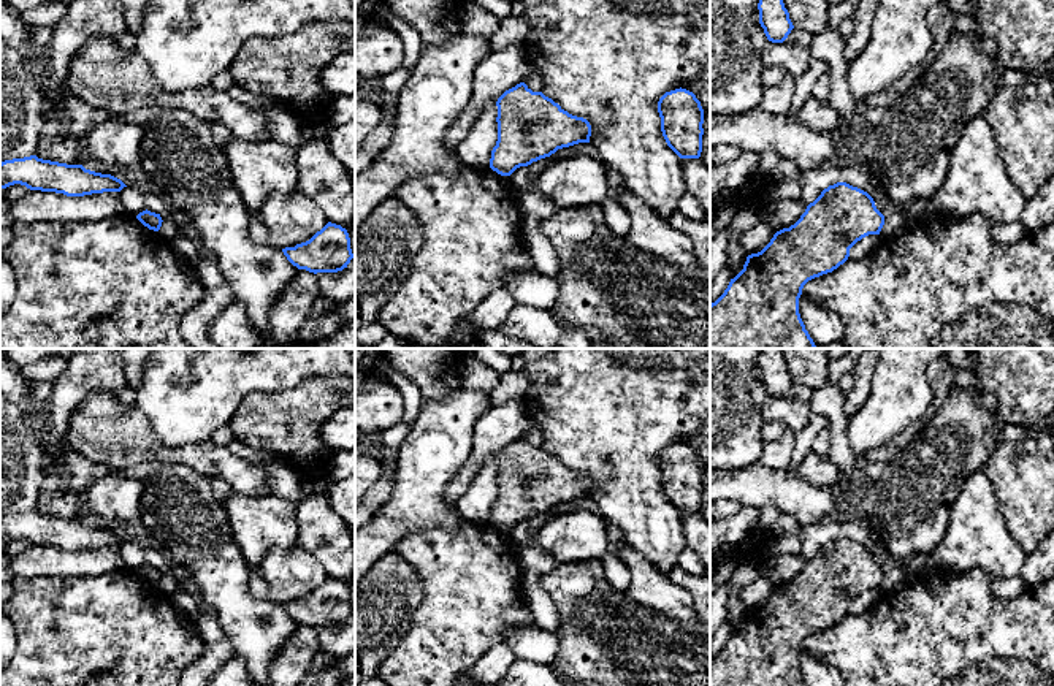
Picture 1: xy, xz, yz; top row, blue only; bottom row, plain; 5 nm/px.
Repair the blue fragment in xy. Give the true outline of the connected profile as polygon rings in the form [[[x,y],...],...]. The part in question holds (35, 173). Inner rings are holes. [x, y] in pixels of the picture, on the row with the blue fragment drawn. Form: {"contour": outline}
{"contour": [[[36,155],[0,163],[0,189],[21,184],[30,190],[55,192],[67,196],[84,196],[103,192],[120,192],[127,187],[111,174],[38,158]]]}

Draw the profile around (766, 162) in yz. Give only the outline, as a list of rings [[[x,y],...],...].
[[[773,149],[766,151],[758,158],[758,165],[754,168],[754,174],[759,174],[762,177],[770,177],[778,160],[780,160],[780,157],[778,157],[778,154]]]

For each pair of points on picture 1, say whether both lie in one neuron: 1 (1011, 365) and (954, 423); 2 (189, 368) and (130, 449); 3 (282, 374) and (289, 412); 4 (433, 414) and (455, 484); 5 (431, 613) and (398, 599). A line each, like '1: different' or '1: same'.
1: same
2: different
3: different
4: different
5: different

